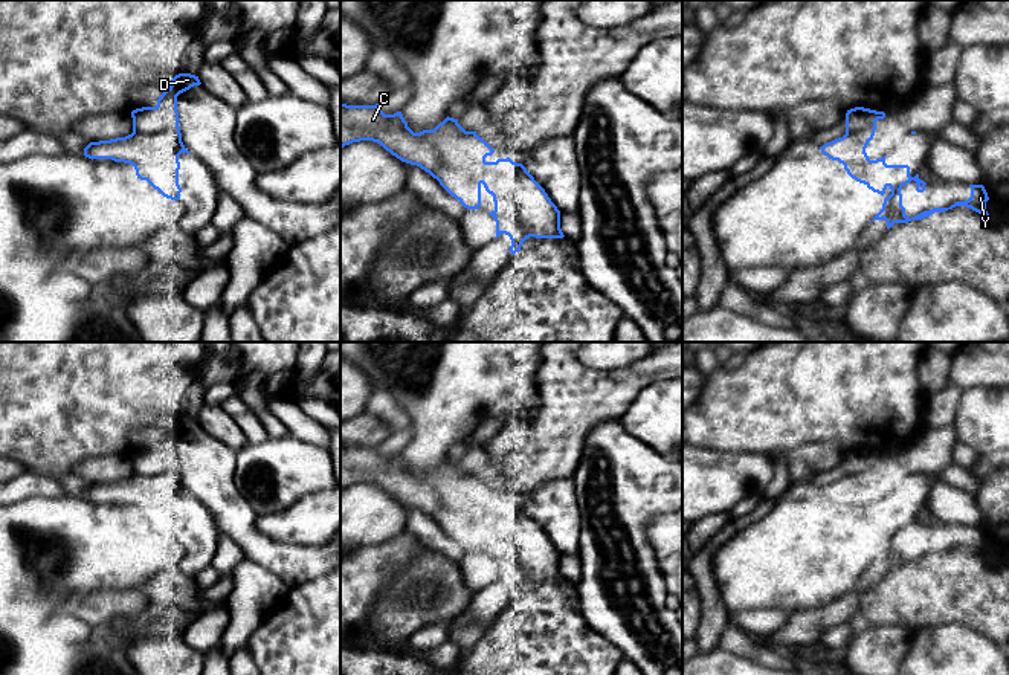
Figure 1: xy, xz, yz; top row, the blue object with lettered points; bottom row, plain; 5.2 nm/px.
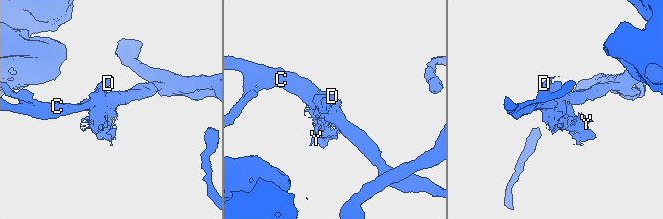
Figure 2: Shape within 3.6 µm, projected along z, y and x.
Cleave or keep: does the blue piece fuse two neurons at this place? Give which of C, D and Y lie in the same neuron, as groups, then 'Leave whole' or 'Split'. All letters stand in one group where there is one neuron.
Groups: C D Y. Leave whole

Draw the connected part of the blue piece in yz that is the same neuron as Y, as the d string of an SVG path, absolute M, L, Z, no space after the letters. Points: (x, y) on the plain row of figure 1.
M864 449L850 451L846 455L846 476L820 489L824 498L843 505L852 521L864 525L873 535L884 538L887 530L891 531L891 536L884 541L882 551L873 562L885 562L887 571L890 571L895 565L922 562L934 554L945 554L956 548L966 548L985 559L989 557L986 553L989 539L985 528L969 527L971 539L968 542L956 544L949 550L933 550L911 560L907 559L905 550L902 548L901 531L914 522L917 525L916 533L924 535L927 525L919 521L919 516L911 519L908 507L887 507L885 498L876 502L869 501L866 490L875 478L876 463L884 460L884 454Z

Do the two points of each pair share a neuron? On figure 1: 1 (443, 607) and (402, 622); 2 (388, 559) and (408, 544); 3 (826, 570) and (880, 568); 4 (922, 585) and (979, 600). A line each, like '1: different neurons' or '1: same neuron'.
1: same neuron
2: same neuron
3: different neurons
4: same neuron

